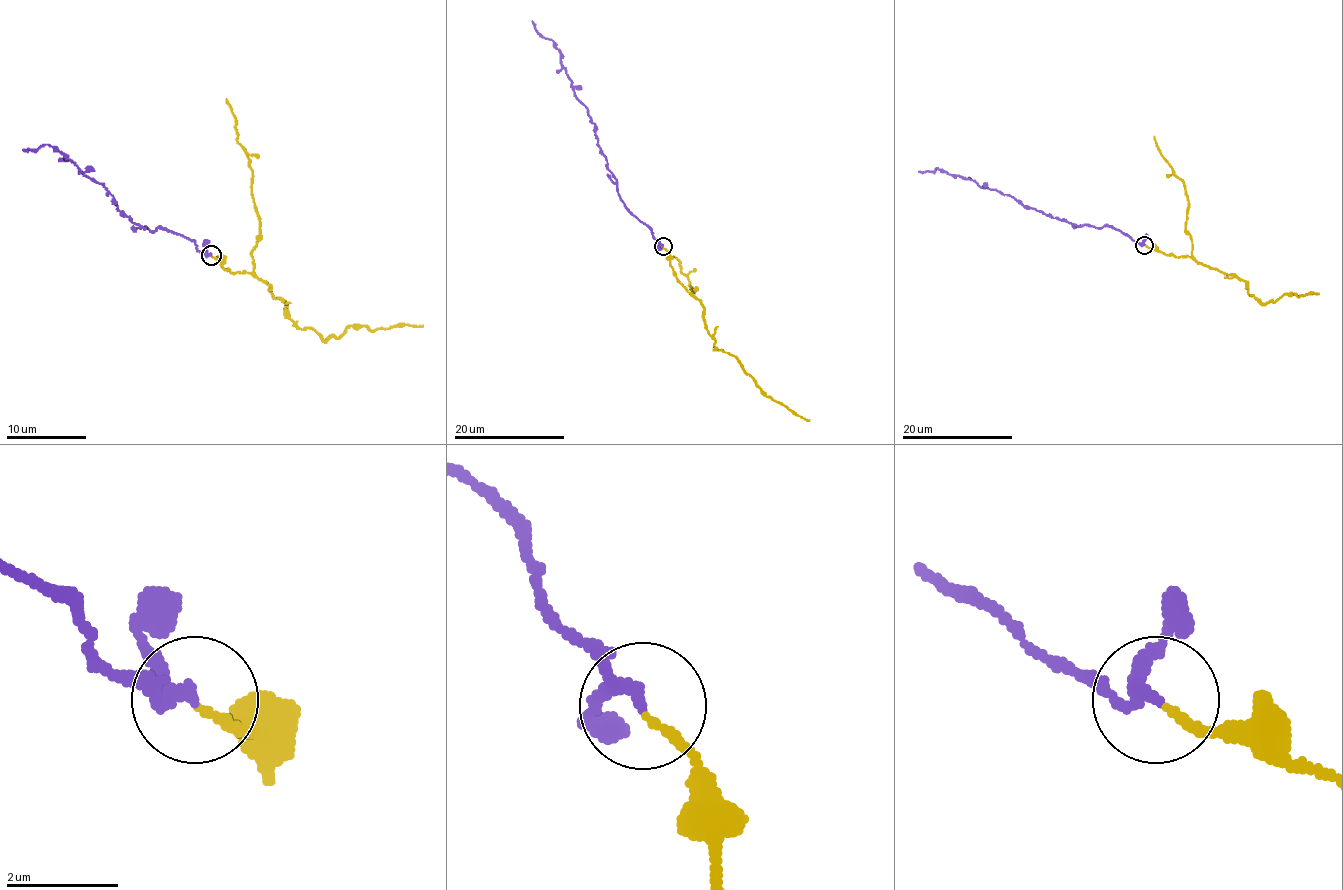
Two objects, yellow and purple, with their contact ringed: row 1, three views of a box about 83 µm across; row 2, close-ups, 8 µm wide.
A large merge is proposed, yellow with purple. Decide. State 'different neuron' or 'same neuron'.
same neuron

